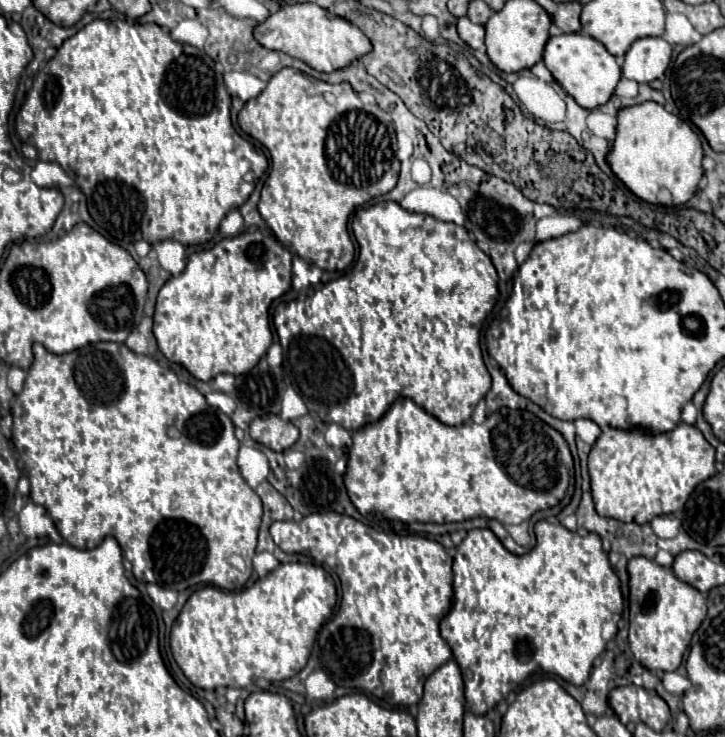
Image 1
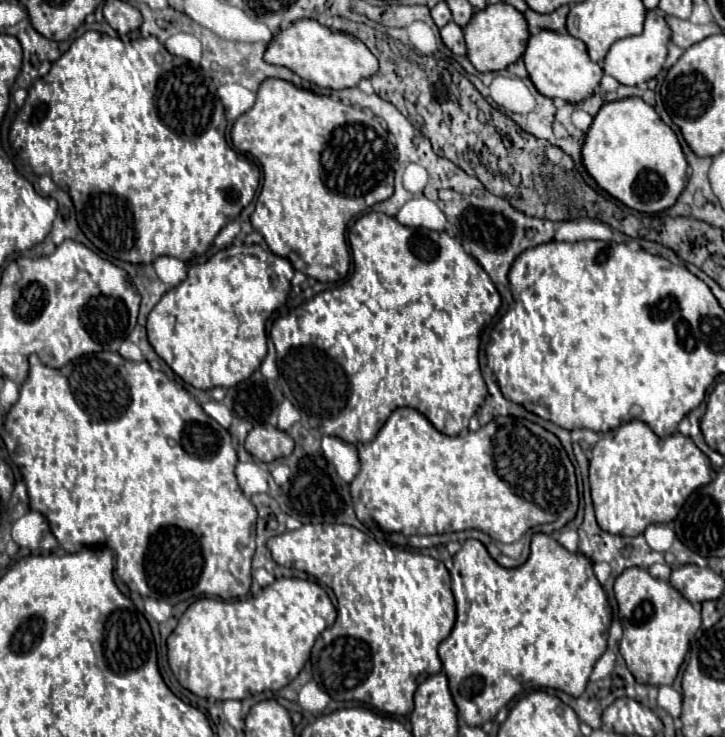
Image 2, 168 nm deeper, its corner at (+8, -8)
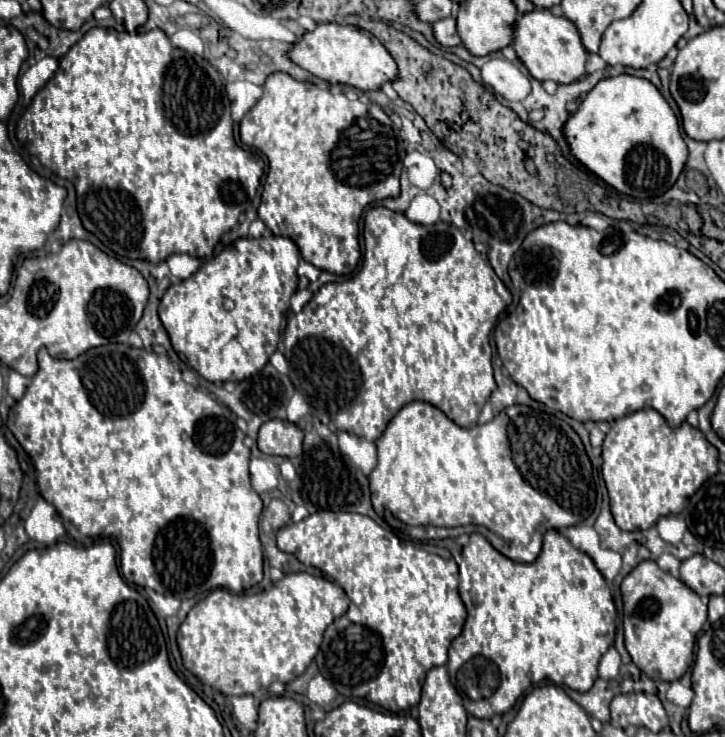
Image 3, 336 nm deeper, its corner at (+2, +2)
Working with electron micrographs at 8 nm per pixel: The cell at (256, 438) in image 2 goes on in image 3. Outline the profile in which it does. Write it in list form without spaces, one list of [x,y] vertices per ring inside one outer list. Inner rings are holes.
[[[270,419],[258,431],[258,449],[266,455],[296,457],[302,453],[302,429],[284,419]]]

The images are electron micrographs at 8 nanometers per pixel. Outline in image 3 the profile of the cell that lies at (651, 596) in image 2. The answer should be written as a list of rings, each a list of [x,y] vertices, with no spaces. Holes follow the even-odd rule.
[[[654,561],[636,565],[620,585],[624,601],[624,643],[636,667],[654,681],[680,679],[694,659],[696,633],[707,621],[708,597],[696,595]]]

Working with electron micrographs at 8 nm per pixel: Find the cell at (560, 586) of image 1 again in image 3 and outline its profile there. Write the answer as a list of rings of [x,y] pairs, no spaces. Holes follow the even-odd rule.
[[[546,531],[538,559],[534,563],[514,563],[498,553],[484,535],[472,533],[462,551],[462,561],[460,597],[466,605],[468,617],[462,633],[448,649],[446,667],[450,681],[464,699],[464,707],[470,715],[490,719],[492,715],[506,713],[530,685],[544,679],[576,691],[588,691],[594,685],[598,677],[598,661],[614,643],[616,607],[602,573],[586,553],[580,553],[558,531]]]

